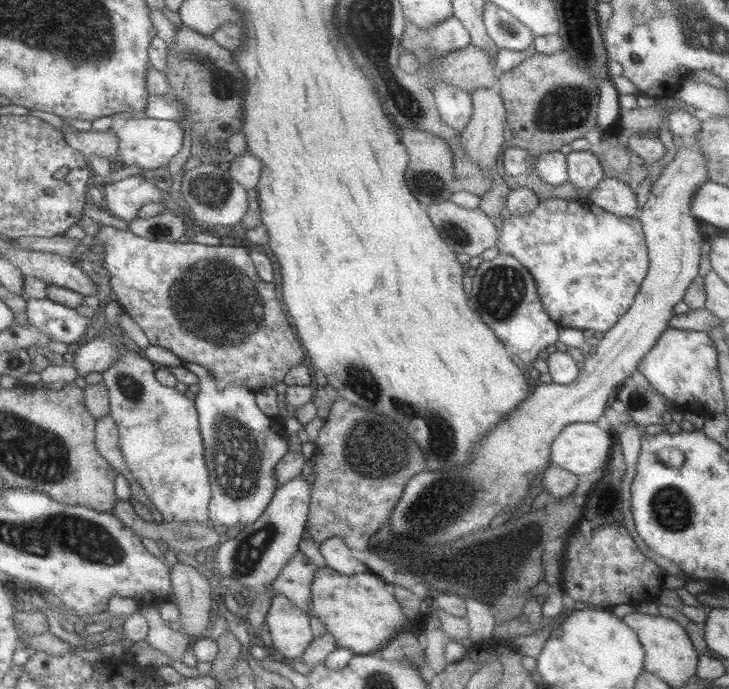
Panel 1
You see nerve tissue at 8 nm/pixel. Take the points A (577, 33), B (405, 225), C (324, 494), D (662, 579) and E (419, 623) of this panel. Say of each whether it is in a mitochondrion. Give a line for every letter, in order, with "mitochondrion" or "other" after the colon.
A: mitochondrion
B: other
C: other
D: other
E: other

